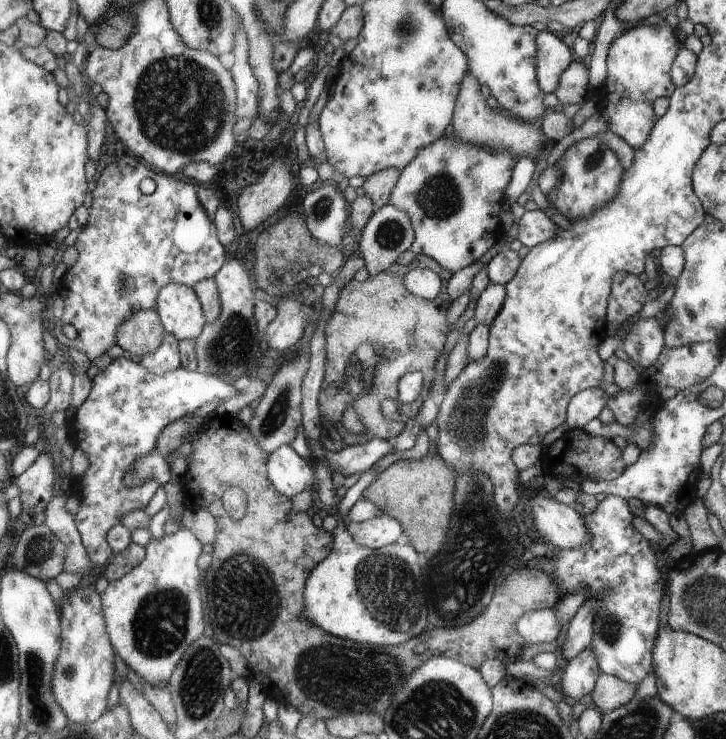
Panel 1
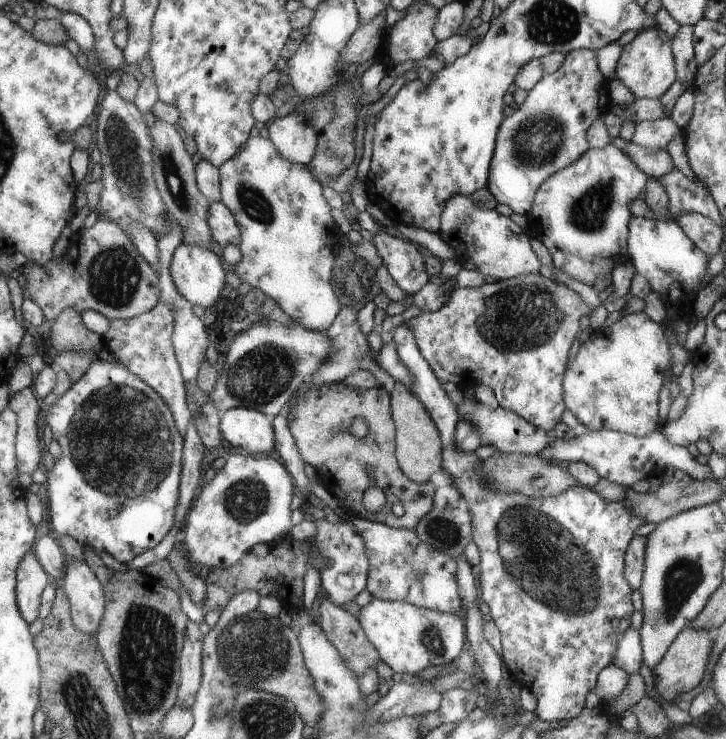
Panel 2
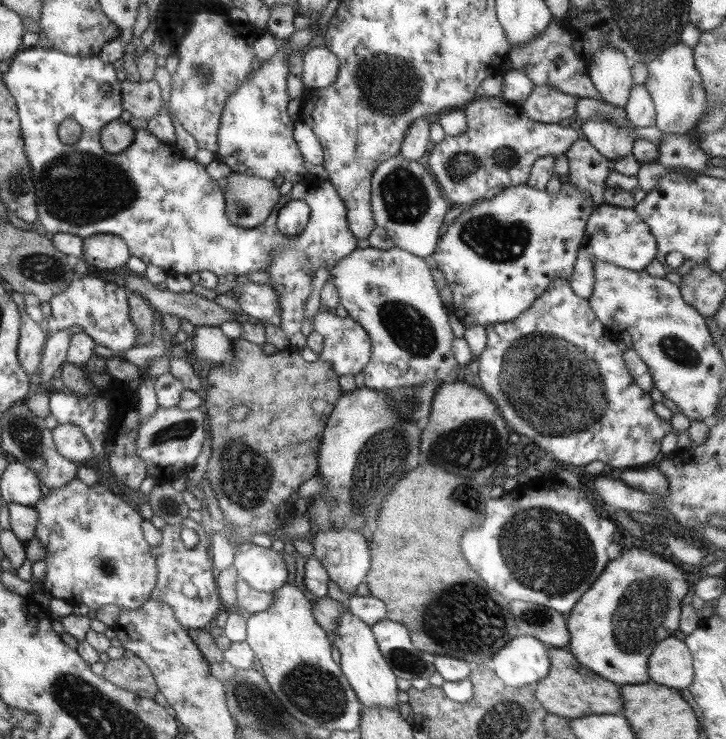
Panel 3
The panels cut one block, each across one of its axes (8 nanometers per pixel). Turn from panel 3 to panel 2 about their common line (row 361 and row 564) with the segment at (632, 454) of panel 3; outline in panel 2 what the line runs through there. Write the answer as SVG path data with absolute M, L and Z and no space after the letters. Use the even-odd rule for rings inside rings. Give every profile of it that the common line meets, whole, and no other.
M407 321L394 330L392 342L397 345L398 353L401 356L401 360L409 366L410 372L414 374L414 384L410 386L417 397L422 401L422 404L428 409L430 416L437 423L437 427L441 431L442 444L444 445L444 464L443 470L445 475L452 477L452 482L458 488L461 496L463 497L463 506L465 509L473 515L473 540L478 546L481 560L480 565L480 587L479 587L479 599L486 602L490 607L490 614L493 618L494 624L498 627L501 636L502 645L502 660L506 664L510 675L512 675L515 683L520 684L522 687L529 688L537 698L537 707L535 713L541 720L547 720L548 722L556 722L556 720L568 720L573 719L575 716L581 714L585 710L585 700L588 698L590 692L597 686L597 679L604 670L604 666L610 664L610 660L614 658L616 654L616 644L618 644L619 638L614 636L612 632L612 618L618 616L622 619L624 616L630 616L634 612L632 608L632 585L629 584L629 580L624 578L624 554L628 550L629 544L635 537L636 530L646 524L646 520L642 520L642 516L638 516L634 513L634 510L630 508L630 504L624 500L616 500L616 502L610 502L602 497L600 492L594 492L593 489L584 486L572 486L564 490L562 494L554 497L534 497L530 498L524 496L520 492L502 492L501 490L494 489L490 485L489 477L486 476L485 468L482 465L482 459L477 456L475 452L462 452L457 446L457 440L454 436L454 431L457 424L461 420L460 413L458 412L457 405L454 404L453 399L449 396L449 393L442 388L441 381L436 378L434 371L430 368L428 362L420 350L418 350L418 342L416 342L416 336L412 332L412 328L408 326Z

